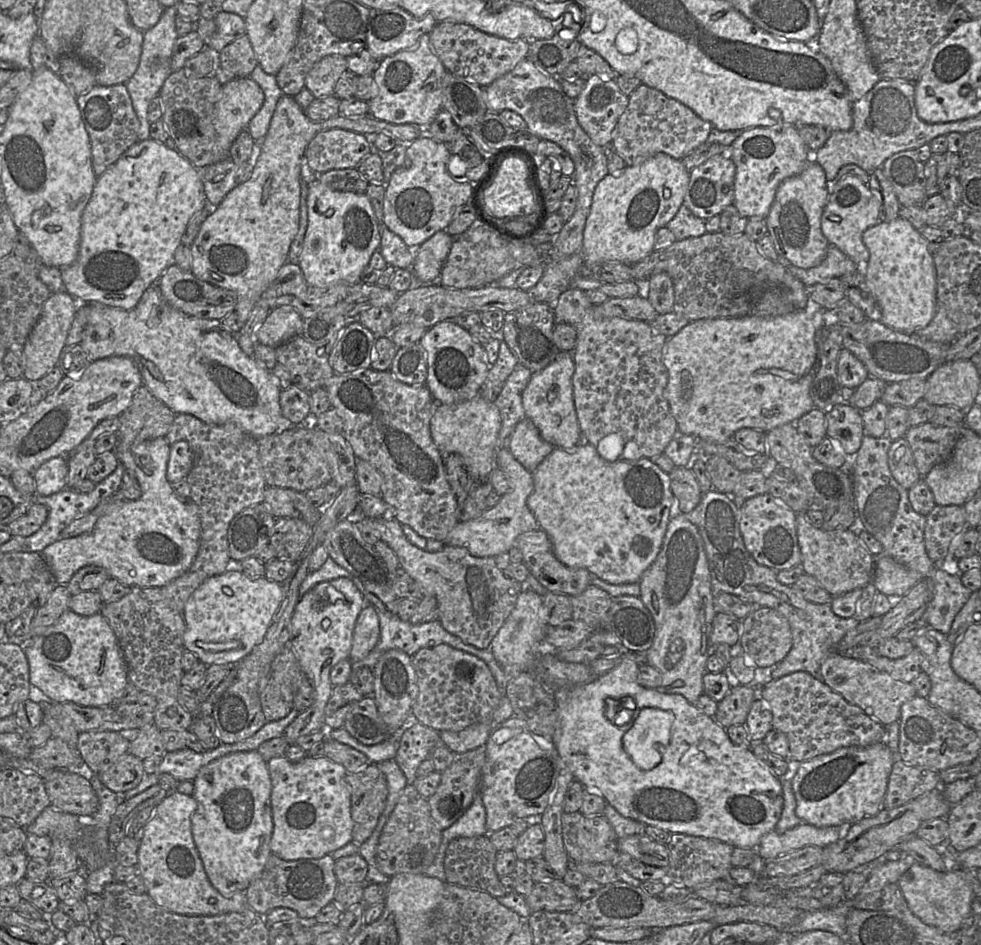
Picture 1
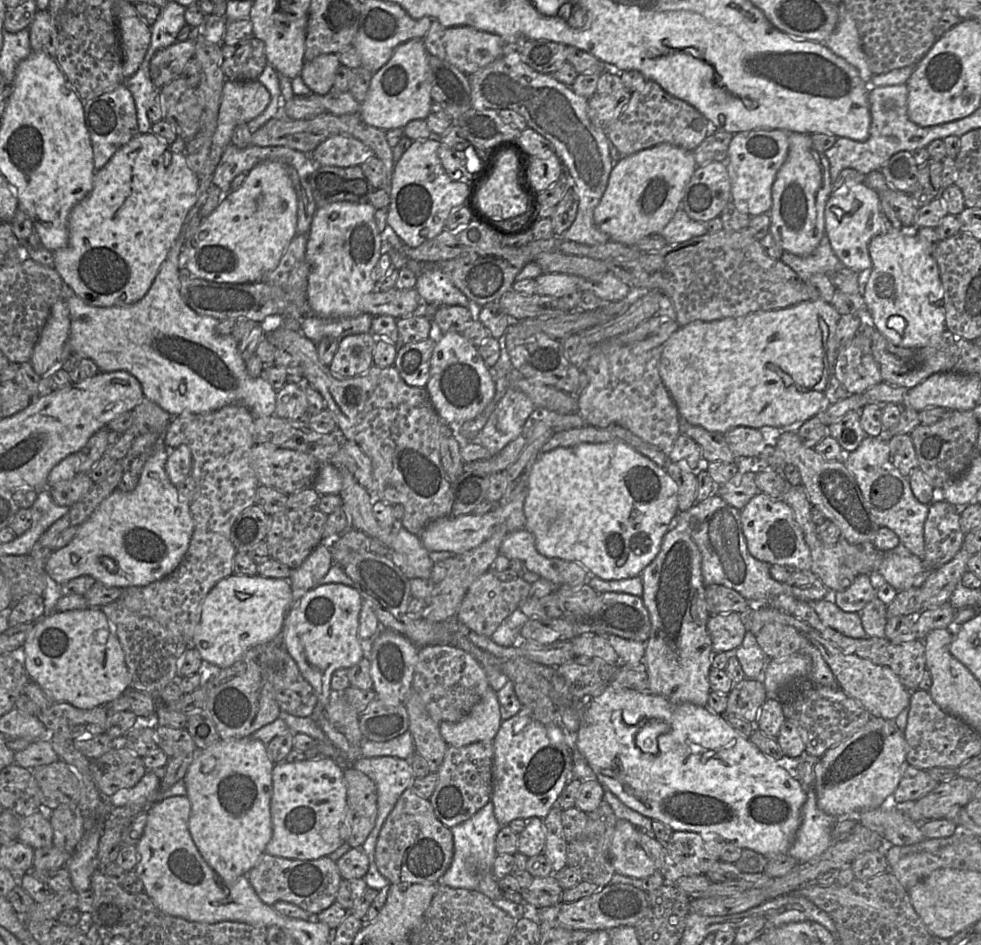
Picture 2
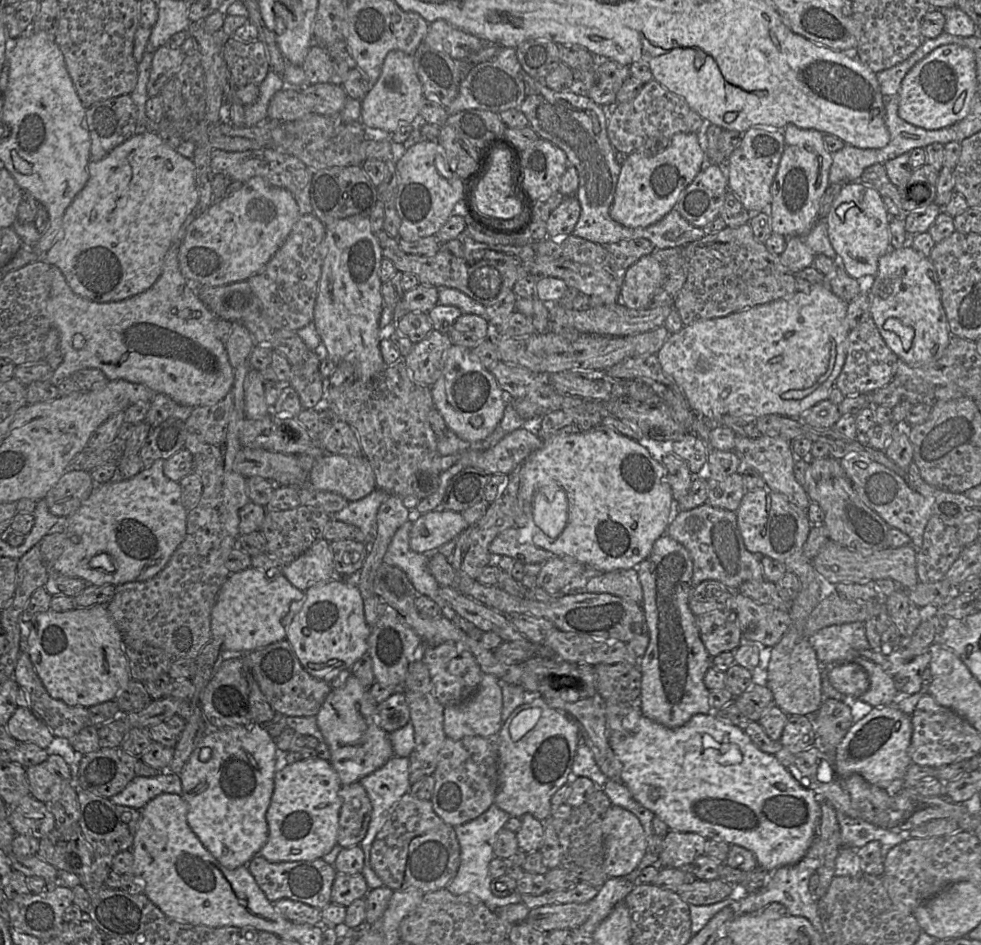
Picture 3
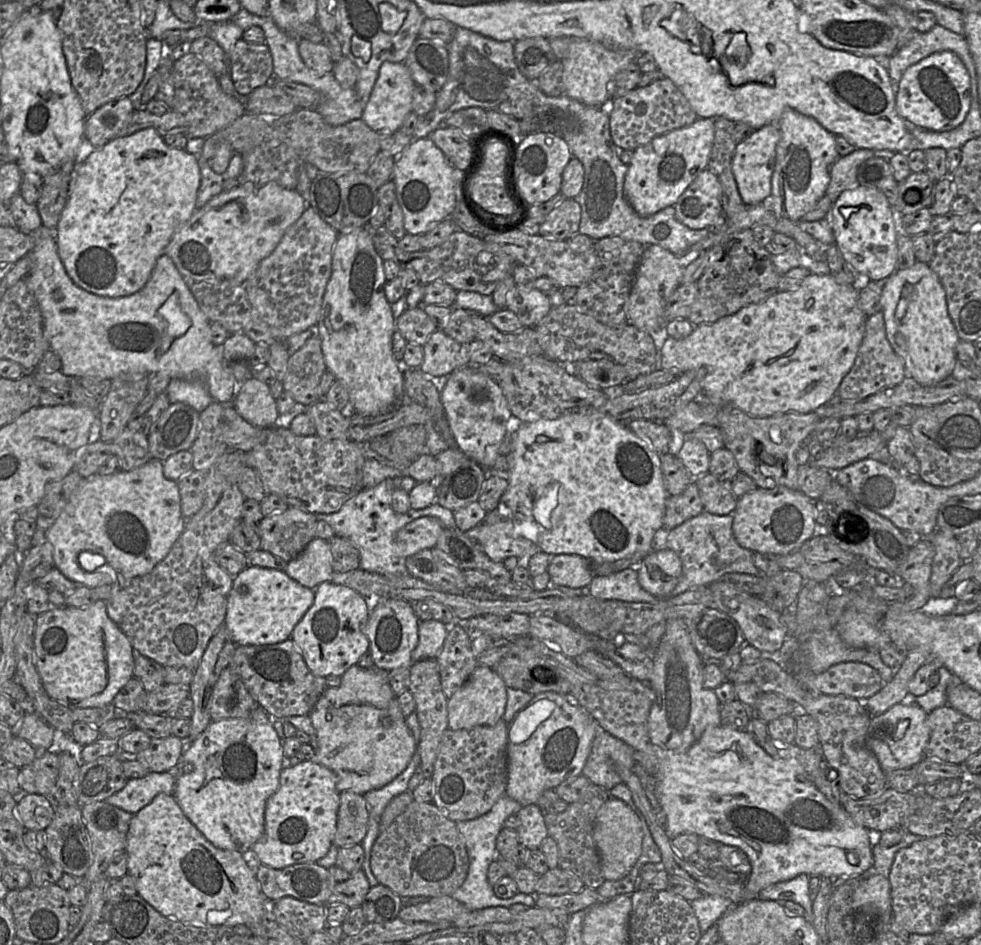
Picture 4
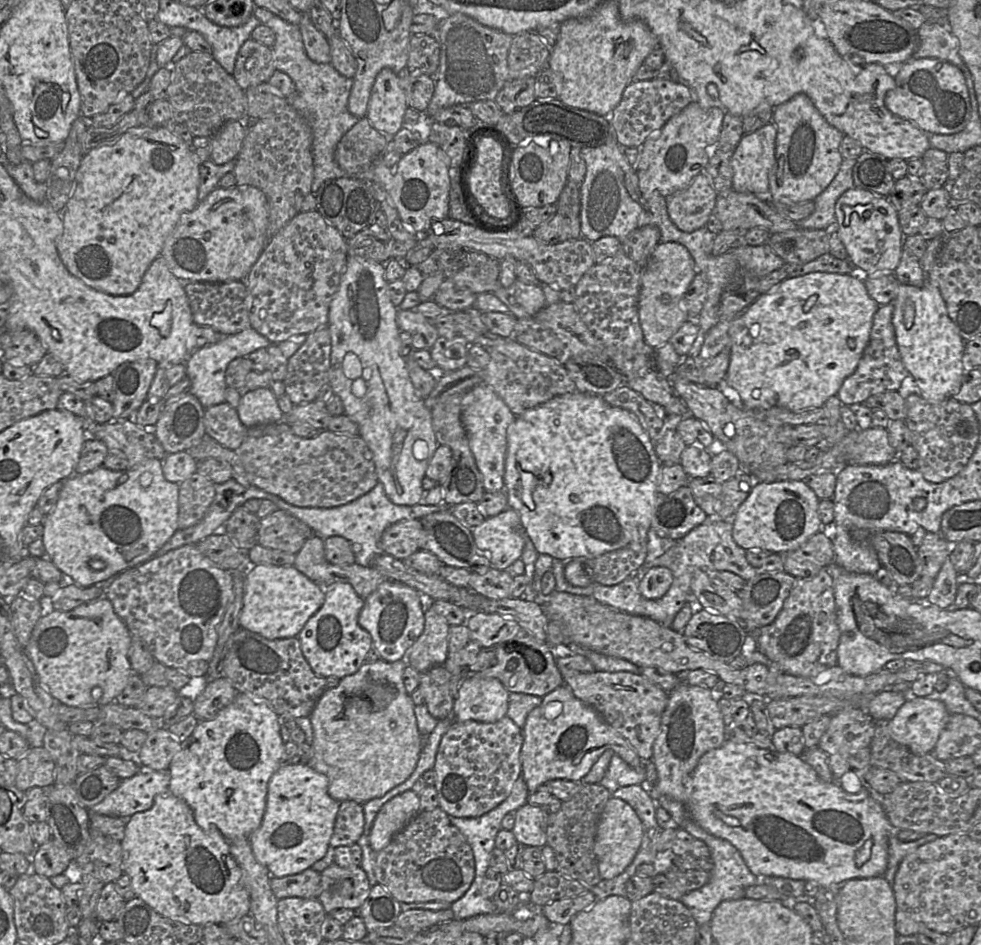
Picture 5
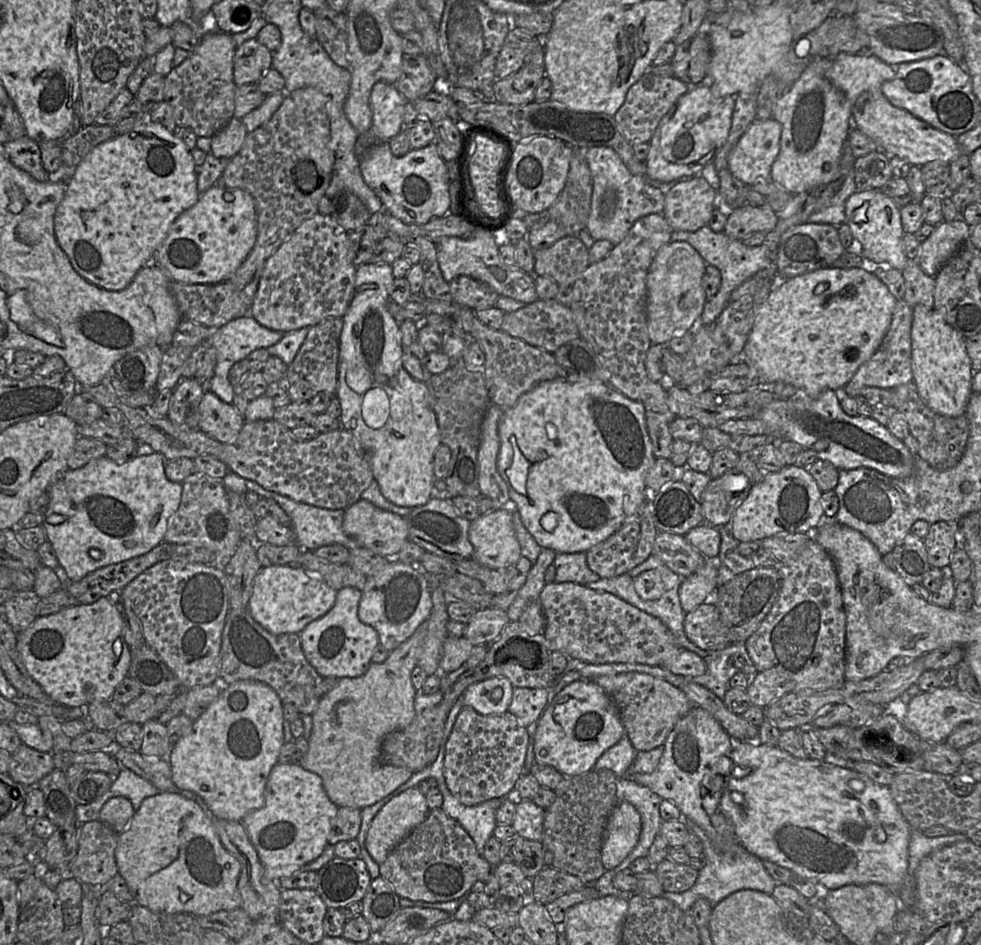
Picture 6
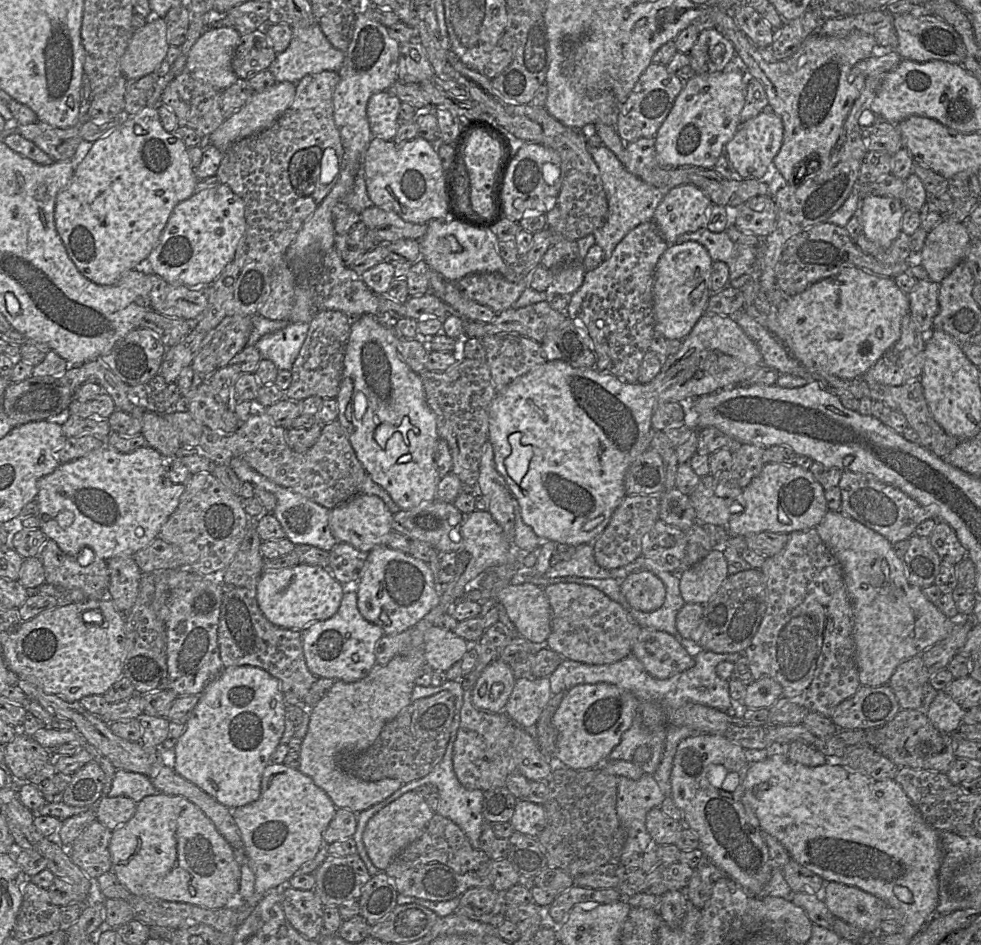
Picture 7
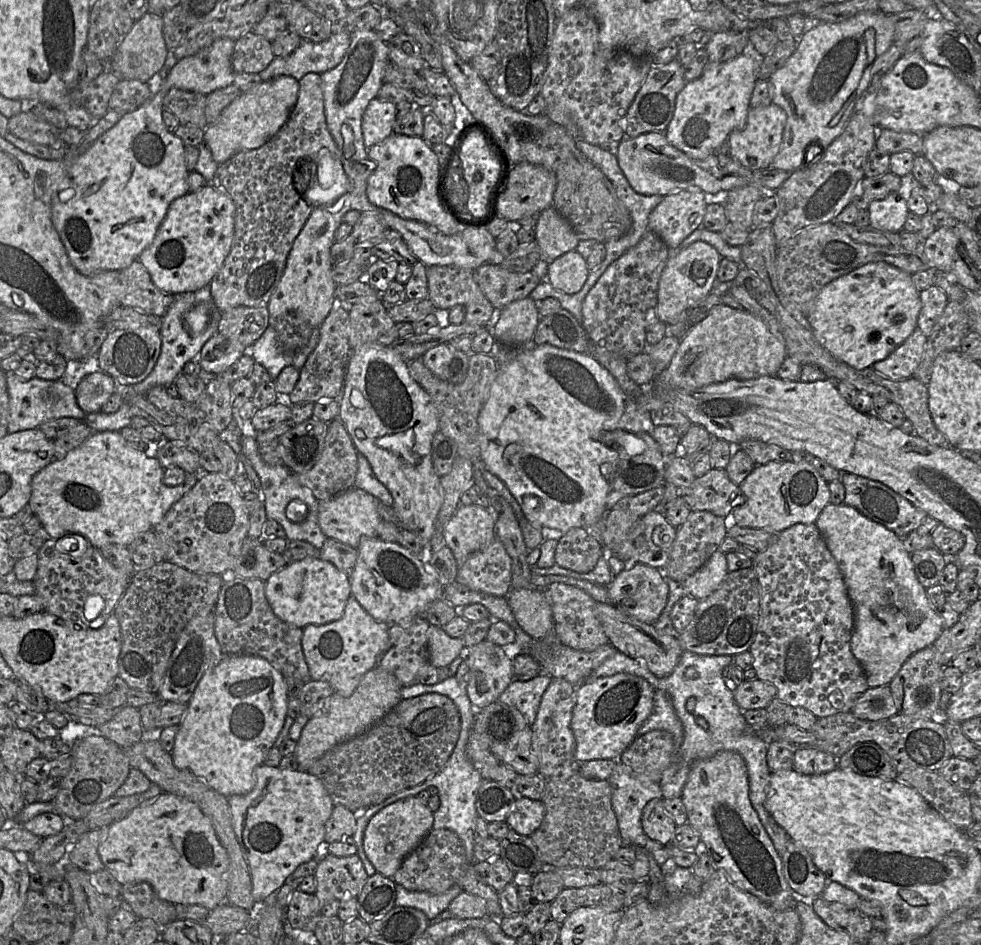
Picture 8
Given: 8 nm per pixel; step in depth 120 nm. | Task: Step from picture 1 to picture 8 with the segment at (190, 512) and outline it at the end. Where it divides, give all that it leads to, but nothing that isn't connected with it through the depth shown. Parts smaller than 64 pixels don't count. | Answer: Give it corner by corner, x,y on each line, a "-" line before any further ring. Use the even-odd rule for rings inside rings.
119,431
93,432
63,459
54,459
33,476
28,503
41,521
42,528
52,539
79,534
98,549
108,544
128,546
140,534
153,530
172,505
182,498
199,478
199,473
189,473
182,484
167,486
162,481
164,470
153,453
131,446

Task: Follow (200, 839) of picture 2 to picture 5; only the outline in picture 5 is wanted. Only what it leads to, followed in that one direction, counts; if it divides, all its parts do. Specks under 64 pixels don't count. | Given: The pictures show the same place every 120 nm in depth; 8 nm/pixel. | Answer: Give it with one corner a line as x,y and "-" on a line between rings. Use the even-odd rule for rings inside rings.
238,693
234,701
215,718
200,721
182,749
171,761
170,792
184,800
193,811
196,823
204,830
218,830
228,841
249,839
261,825
267,802
268,783
285,763
285,743
280,734
279,716
263,700

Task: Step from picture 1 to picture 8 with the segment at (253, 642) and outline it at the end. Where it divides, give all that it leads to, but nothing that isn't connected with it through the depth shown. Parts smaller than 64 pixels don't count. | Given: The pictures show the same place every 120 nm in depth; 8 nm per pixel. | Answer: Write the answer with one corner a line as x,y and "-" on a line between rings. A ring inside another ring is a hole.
307,557
287,564
265,581
265,596
275,615
299,628
339,620
351,595
349,575
320,557

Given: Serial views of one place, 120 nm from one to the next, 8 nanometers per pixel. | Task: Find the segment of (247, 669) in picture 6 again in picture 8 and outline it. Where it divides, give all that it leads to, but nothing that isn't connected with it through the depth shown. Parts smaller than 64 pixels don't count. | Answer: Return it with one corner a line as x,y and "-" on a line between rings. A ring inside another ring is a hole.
236,577
224,582
215,607
215,635
225,656
252,655
266,659
283,677
293,677
306,684
311,680
302,650
303,628
282,621
273,612
265,596
265,581

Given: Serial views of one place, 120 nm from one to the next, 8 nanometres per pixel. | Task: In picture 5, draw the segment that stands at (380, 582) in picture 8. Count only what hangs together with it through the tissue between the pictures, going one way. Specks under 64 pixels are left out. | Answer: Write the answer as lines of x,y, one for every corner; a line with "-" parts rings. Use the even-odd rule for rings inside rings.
385,580
377,589
365,598
359,614
359,626
369,632
373,646
386,662
402,659
424,629
424,597
417,590
399,581

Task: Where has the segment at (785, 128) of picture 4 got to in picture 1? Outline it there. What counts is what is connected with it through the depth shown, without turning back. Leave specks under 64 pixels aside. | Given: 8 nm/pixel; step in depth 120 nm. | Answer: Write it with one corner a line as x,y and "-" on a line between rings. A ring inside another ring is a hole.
816,161
808,162
801,173
780,183
766,218
768,235
779,257
802,269
814,268
823,262
830,245
821,229
828,197
829,183
824,169

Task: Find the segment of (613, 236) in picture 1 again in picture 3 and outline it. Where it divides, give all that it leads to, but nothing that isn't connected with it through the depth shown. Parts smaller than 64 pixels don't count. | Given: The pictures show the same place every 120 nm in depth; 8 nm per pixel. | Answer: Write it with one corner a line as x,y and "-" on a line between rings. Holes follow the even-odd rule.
697,132
675,134
662,151
633,151
621,165
609,211
611,218
629,228
644,228
658,222
674,208
681,192
709,163

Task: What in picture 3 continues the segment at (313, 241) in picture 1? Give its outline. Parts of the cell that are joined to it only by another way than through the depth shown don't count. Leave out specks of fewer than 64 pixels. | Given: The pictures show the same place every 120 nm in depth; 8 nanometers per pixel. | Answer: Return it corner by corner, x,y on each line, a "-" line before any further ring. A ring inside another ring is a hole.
354,215
339,219
326,225
325,256
318,286
318,294
314,306
314,324
322,344
314,350
320,355
320,361
328,356
335,364
346,360
356,367
355,380
369,381
381,374
386,368
379,343
379,321
384,306
381,293
382,281
379,269
383,258
379,241
372,231
370,219
367,216

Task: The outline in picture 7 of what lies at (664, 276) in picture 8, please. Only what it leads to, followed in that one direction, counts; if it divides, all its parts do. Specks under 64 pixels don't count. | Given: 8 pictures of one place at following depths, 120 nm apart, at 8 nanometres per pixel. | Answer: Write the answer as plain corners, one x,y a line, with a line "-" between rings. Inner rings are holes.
696,241
670,244
659,258
652,287
653,327
666,339
684,339
706,313
711,297
709,281
713,260
707,249

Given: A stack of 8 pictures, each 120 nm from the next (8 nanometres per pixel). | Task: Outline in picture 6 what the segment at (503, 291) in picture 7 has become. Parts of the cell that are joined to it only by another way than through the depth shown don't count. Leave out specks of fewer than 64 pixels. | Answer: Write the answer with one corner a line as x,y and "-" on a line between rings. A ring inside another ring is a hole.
461,275
449,282
453,301
473,311
495,307
500,295
487,284

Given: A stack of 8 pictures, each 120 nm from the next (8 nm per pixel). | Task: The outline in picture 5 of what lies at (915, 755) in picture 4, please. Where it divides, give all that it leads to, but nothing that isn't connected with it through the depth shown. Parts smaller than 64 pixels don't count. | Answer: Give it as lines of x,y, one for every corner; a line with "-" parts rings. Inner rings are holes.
915,697
905,701
889,721
889,733
914,754
931,753
949,715
942,701

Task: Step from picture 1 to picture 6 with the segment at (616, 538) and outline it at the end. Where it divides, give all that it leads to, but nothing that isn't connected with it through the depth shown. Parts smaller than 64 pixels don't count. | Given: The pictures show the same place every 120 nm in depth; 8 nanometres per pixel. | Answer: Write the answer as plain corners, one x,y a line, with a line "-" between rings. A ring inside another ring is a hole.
557,377
539,383
520,396
513,407
504,408
498,425
498,434
500,450
497,458
497,470
507,485
510,500
516,504
525,528
542,548
552,549
556,553
587,552
590,548
615,533
622,526
625,519
633,514
649,495
653,495
647,490
645,484
646,474
656,459
646,427
645,407
641,402
626,397
601,380
570,382
565,378
-
548,512
555,512
557,515
556,521
552,524
552,529
546,529
541,524
542,517

